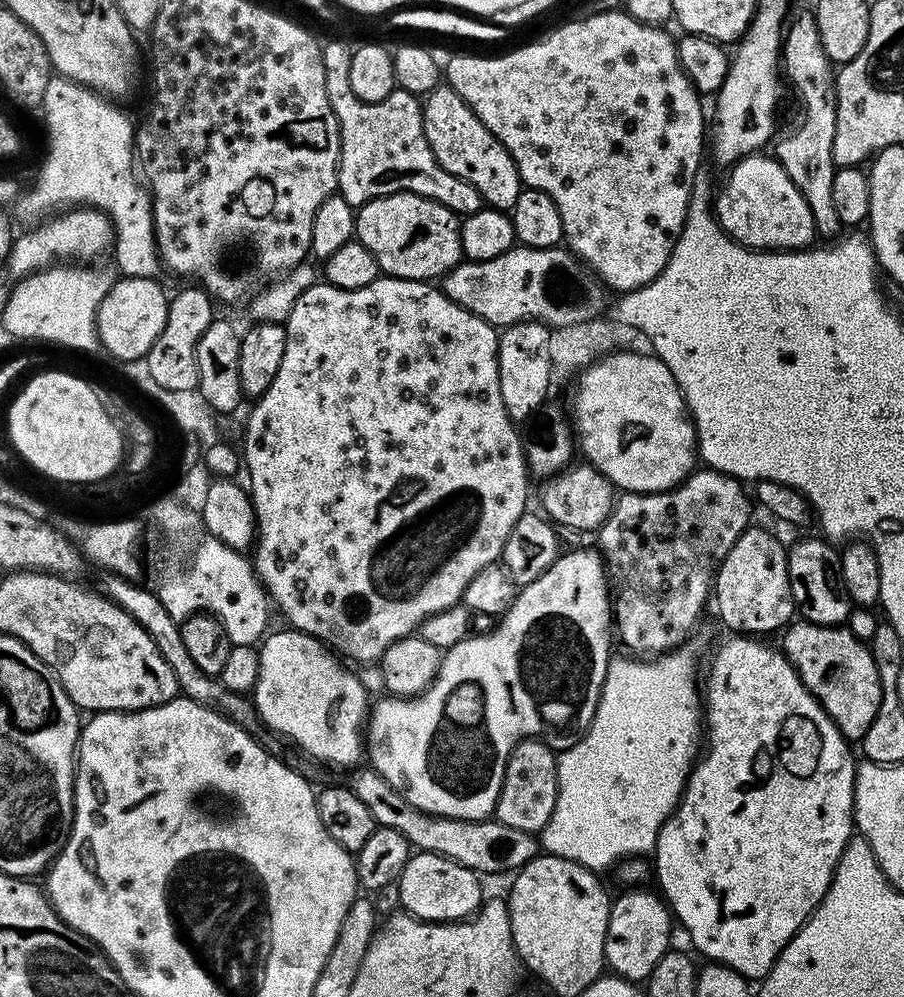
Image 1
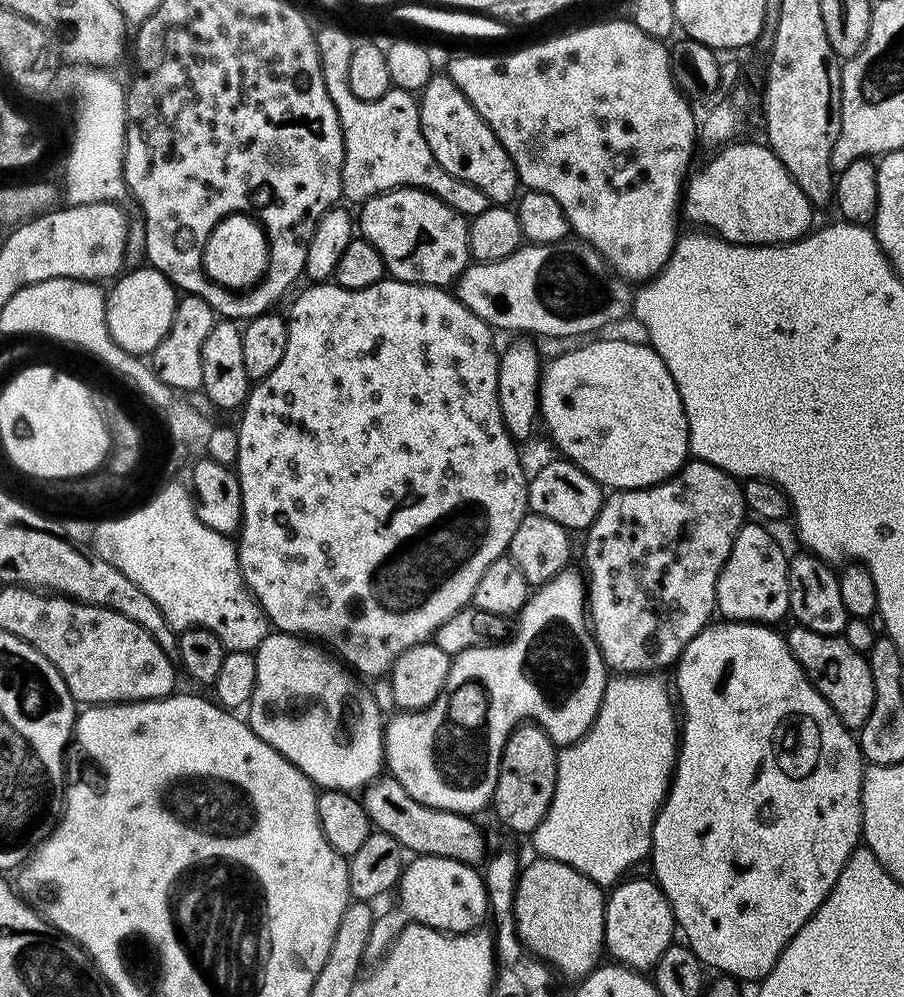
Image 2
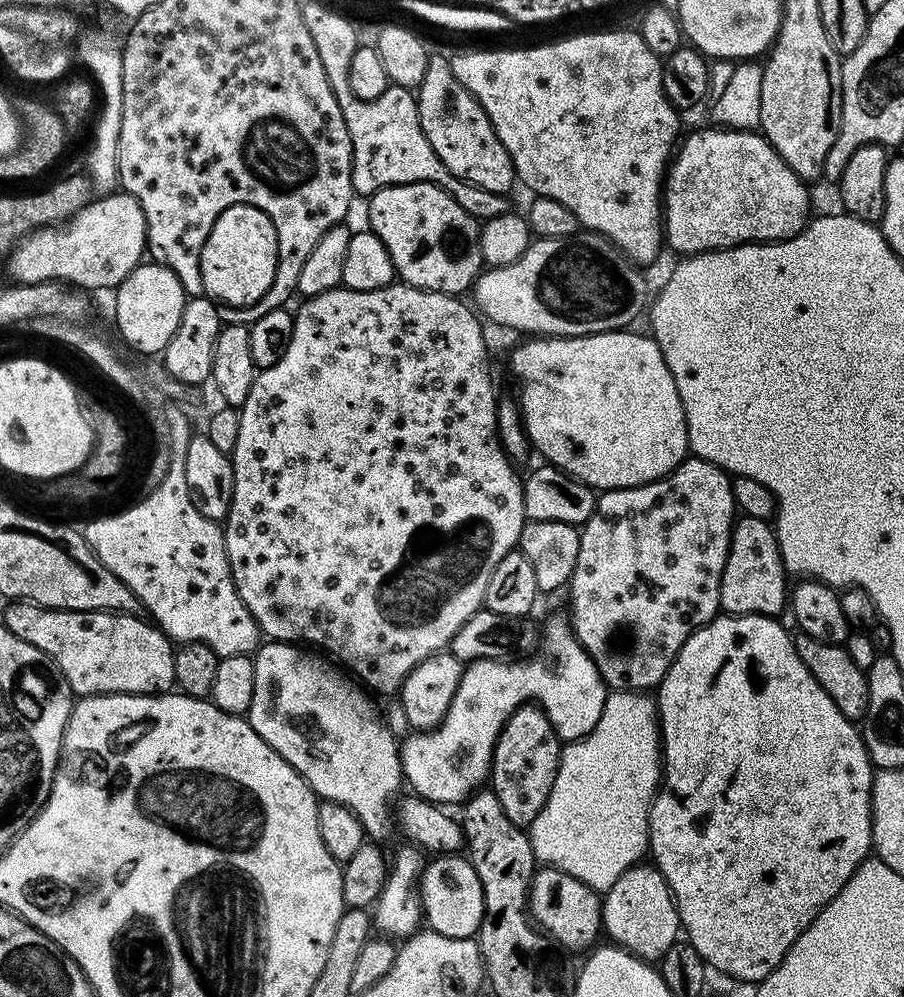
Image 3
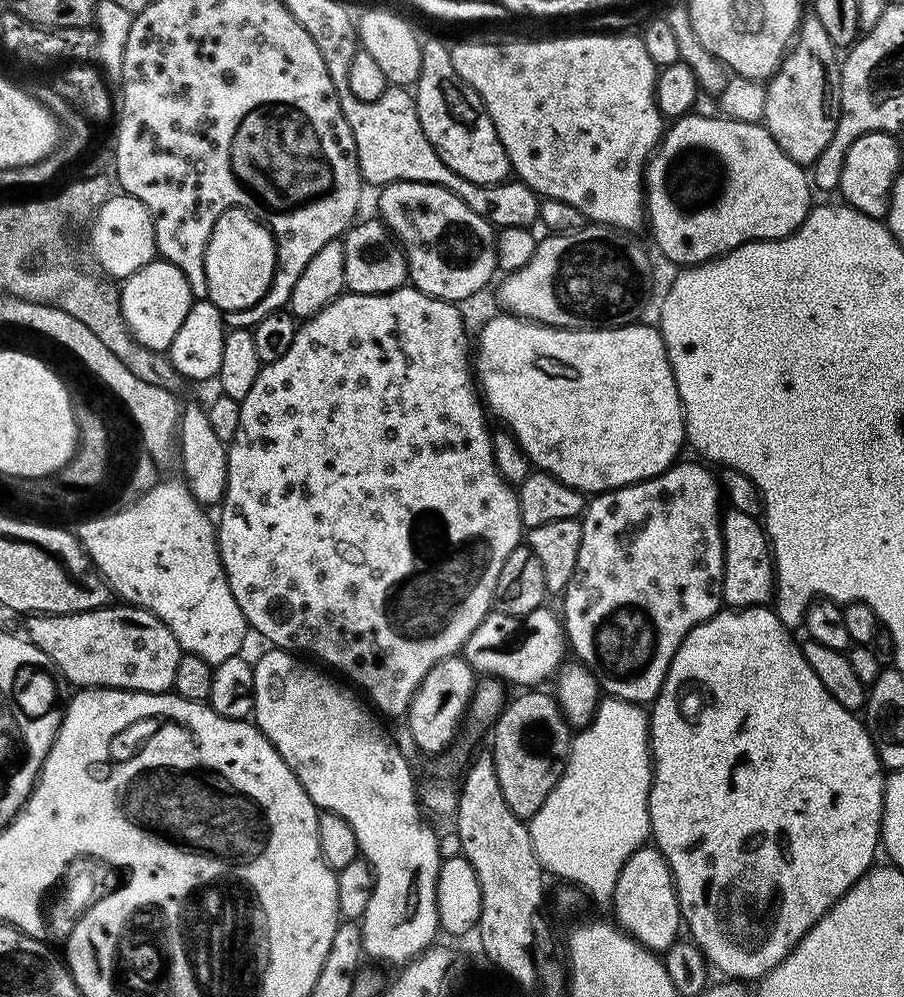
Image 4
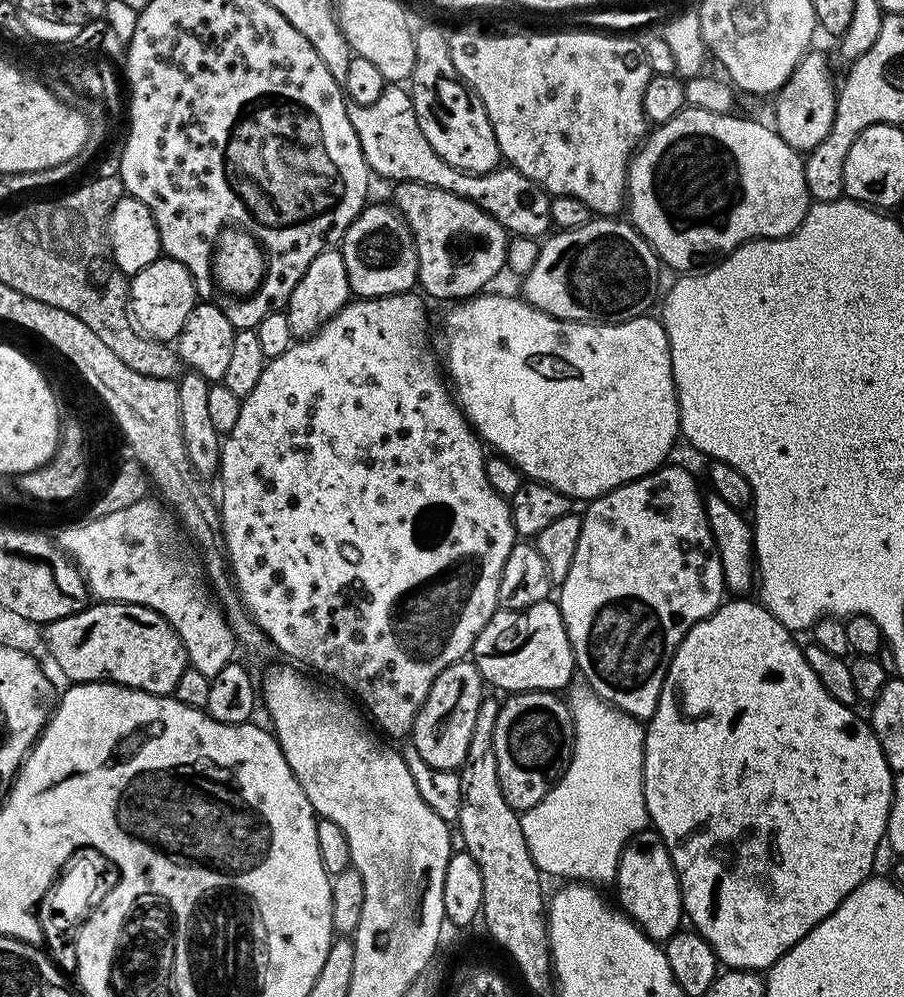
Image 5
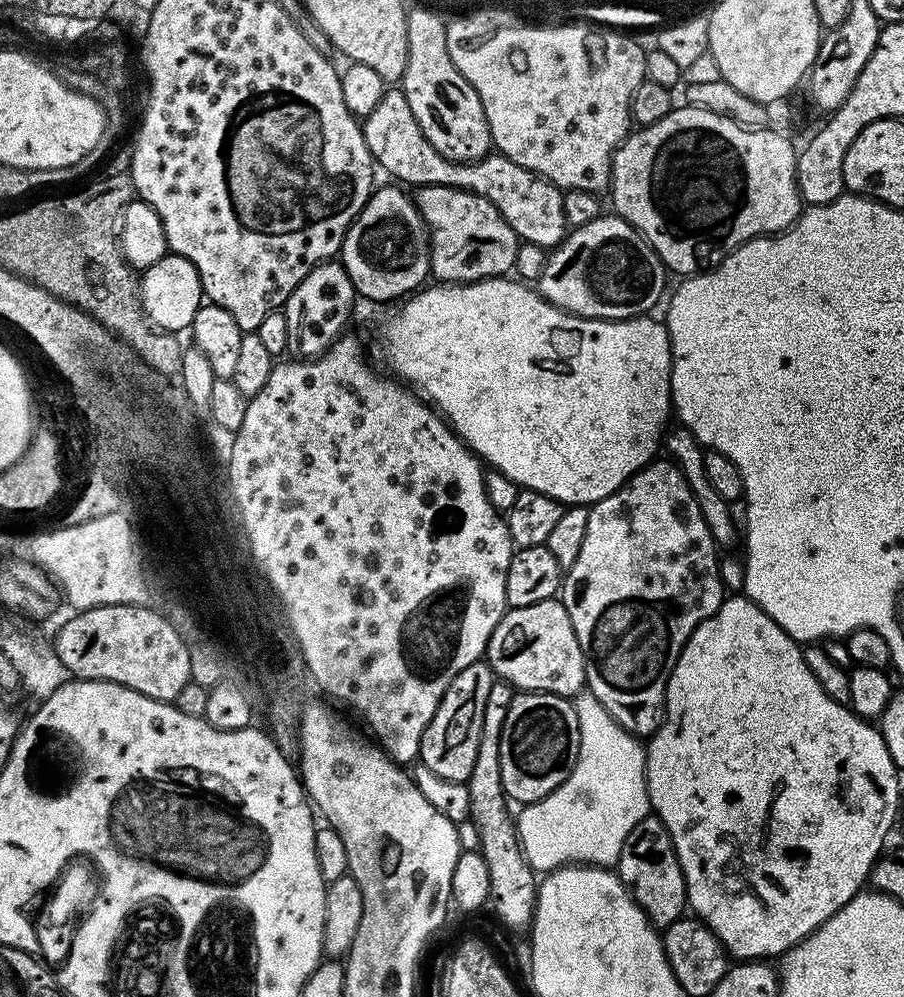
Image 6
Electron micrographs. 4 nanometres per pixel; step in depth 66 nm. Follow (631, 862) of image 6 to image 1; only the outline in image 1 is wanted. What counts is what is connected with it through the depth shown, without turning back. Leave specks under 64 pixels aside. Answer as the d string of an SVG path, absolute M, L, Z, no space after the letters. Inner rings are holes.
M624 890L620 897L611 901L604 963L621 980L647 981L654 966L658 966L660 959L670 951L668 939L672 936L674 917L667 903L655 891L644 891L648 890Z

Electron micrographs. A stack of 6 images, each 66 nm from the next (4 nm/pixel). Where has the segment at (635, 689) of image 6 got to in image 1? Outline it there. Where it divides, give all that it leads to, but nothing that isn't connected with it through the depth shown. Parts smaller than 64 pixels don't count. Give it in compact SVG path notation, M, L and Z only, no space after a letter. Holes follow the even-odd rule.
M711 470L693 471L692 475L685 478L681 484L675 488L667 488L664 492L624 492L617 495L616 502L612 506L611 514L606 518L606 522L598 530L600 536L600 545L598 551L604 558L606 571L614 585L614 632L620 640L629 648L629 653L635 654L640 658L655 658L665 652L671 652L683 645L684 640L692 632L692 627L700 620L700 615L704 612L704 603L709 603L710 593L714 588L716 579L716 570L720 567L721 562L730 554L736 539L742 535L748 527L752 516L753 501L744 493L745 485L737 480L735 476L727 476L725 472L713 472Z

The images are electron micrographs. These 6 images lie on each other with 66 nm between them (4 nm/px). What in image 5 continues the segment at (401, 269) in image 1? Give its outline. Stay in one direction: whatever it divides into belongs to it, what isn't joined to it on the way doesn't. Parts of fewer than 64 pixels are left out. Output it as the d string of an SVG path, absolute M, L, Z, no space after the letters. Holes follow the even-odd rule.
M409 180L397 183L395 188L394 207L412 231L414 246L418 250L416 279L419 287L424 287L425 297L463 302L483 293L487 289L484 287L500 271L505 271L510 233L490 218L479 204L441 188Z

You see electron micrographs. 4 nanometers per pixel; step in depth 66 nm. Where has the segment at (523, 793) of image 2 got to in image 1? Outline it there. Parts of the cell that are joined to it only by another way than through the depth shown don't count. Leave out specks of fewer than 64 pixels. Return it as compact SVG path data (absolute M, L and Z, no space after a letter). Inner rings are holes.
M543 739L519 740L504 771L502 790L498 794L494 813L495 819L506 826L514 826L514 830L533 834L543 833L546 822L550 822L550 814L554 814L558 798L557 759L557 753Z

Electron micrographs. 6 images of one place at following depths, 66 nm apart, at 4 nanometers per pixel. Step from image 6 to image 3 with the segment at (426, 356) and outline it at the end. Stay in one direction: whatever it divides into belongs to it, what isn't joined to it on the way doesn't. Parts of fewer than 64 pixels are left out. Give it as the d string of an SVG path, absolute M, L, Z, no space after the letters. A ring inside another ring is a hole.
M636 330L618 332L599 332L593 336L558 336L555 338L528 338L512 352L512 372L520 383L518 403L524 415L524 425L528 431L528 439L537 453L545 456L547 463L554 468L561 468L566 474L583 484L589 484L593 490L610 488L637 488L640 484L648 484L652 480L660 480L675 470L689 455L688 427L684 417L684 403L678 394L678 386L674 386L674 378L666 366L666 358L662 358L662 350L656 345L651 335Z

